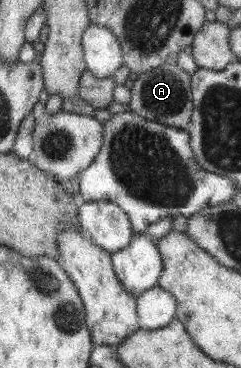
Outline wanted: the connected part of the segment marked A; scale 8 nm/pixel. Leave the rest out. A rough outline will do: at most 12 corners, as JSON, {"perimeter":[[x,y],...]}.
{"perimeter":[[167,61],[132,78],[132,113],[186,129],[187,72]]}

